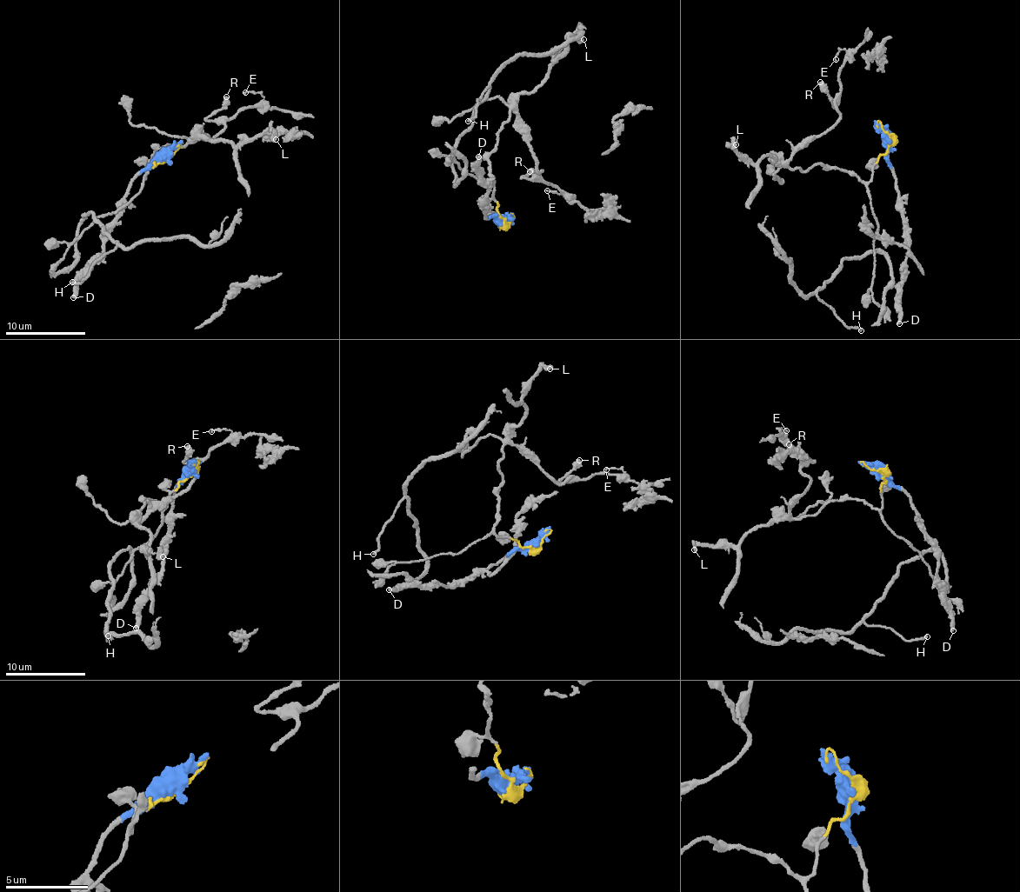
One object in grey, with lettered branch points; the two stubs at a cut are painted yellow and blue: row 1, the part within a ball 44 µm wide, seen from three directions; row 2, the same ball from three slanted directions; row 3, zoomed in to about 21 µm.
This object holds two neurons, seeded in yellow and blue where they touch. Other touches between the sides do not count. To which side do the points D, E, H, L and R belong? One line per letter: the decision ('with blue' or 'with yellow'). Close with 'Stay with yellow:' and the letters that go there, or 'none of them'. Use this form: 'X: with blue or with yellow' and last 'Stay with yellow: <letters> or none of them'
D: with blue
E: with yellow
H: with yellow
L: with yellow
R: with yellow
Stay with yellow: E, H, L, R

